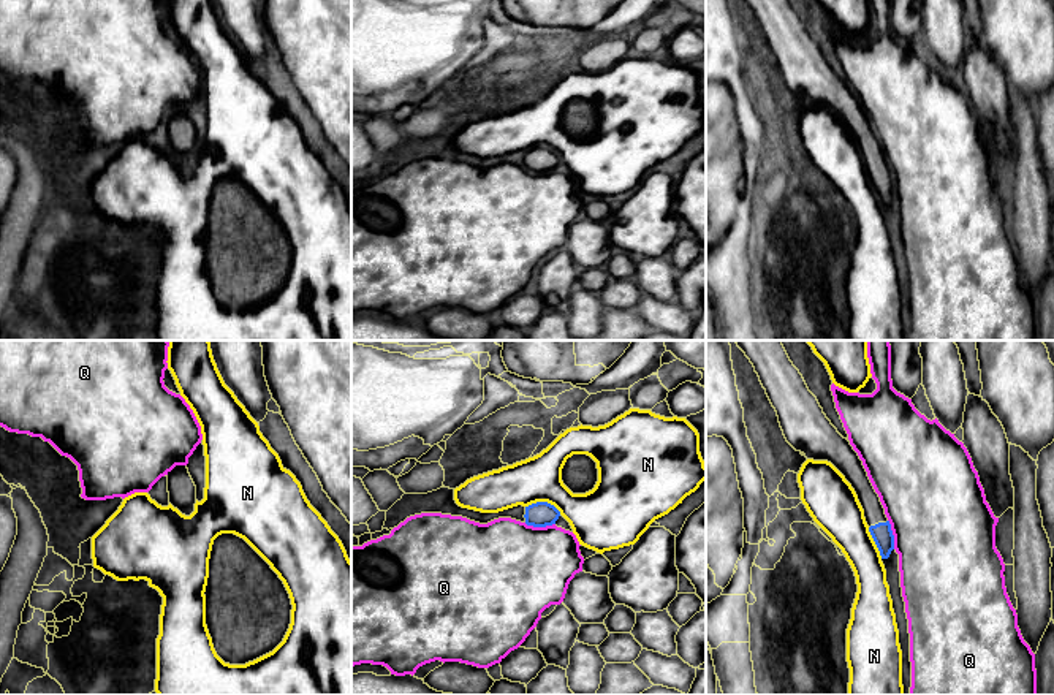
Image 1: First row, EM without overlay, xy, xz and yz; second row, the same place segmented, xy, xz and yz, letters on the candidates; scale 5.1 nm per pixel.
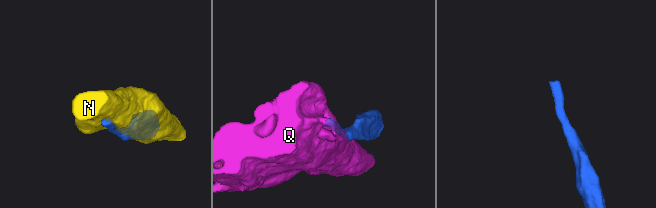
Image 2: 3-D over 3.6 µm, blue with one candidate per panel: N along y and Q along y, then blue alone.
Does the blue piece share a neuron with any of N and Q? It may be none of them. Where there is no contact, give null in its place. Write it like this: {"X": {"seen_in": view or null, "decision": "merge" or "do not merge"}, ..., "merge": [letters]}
{"N": {"seen_in": "xz", "decision": "do not merge"}, "Q": {"seen_in": "xz", "decision": "do not merge"}, "merge": []}

